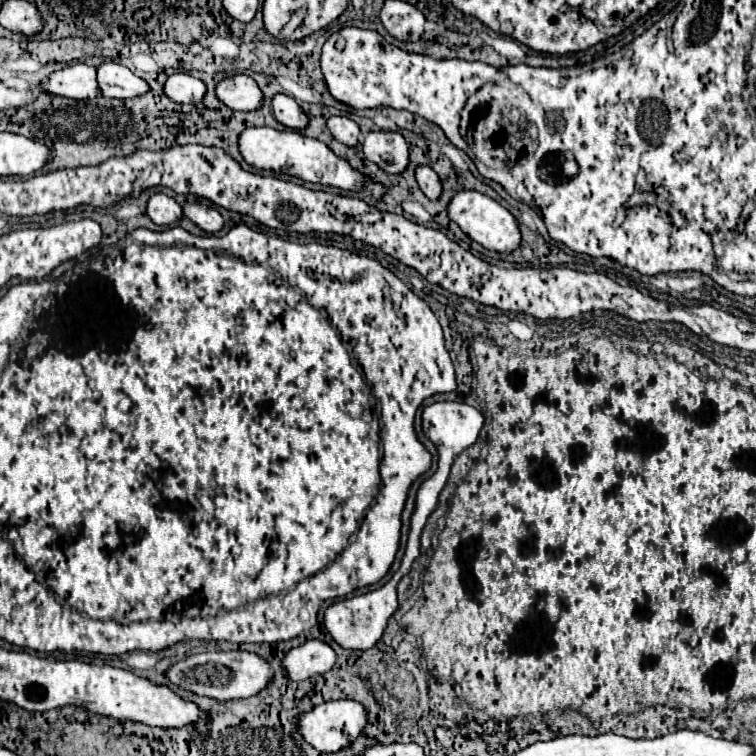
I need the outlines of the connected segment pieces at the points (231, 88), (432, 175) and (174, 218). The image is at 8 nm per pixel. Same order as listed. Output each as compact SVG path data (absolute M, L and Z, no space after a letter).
M234 74L234 76L224 78L216 86L216 94L228 108L242 110L242 112L258 110L264 100L262 90L254 82L254 78L246 74Z
M418 166L416 170L416 180L420 190L430 198L430 200L438 200L442 194L442 184L438 180L438 174L430 168L430 166Z
M156 192L150 200L148 200L148 208L146 208L150 220L154 224L160 224L160 226L168 226L168 224L174 224L182 218L182 206L166 196L166 194L160 194Z

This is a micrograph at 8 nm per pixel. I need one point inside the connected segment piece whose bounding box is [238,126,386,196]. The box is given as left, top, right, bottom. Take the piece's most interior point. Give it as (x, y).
(287, 151)

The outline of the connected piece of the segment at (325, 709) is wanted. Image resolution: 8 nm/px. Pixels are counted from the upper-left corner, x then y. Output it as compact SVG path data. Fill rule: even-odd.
M332 700L314 706L310 712L300 712L296 724L300 736L310 746L314 746L320 752L338 752L340 748L348 746L348 742L354 742L360 736L362 728L366 726L366 710L354 700Z

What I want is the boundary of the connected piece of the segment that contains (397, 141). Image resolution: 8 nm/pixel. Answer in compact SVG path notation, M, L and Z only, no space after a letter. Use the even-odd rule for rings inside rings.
M370 132L364 138L364 156L386 174L398 176L408 168L408 144L398 132Z

